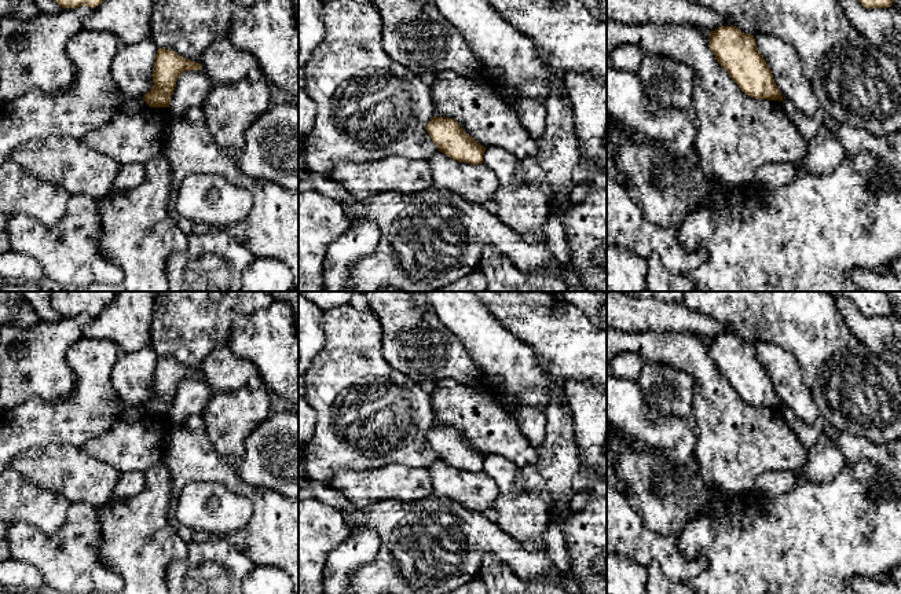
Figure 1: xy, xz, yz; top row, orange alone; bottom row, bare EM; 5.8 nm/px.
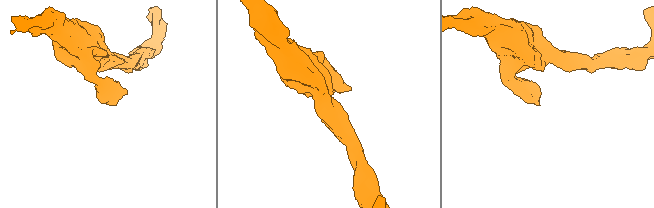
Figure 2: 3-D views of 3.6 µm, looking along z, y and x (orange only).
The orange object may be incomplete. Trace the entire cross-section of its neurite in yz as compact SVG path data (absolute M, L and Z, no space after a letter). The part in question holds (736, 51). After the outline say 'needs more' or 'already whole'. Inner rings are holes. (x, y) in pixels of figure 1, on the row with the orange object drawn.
M721 26L708 34L717 62L748 96L783 100L772 70L757 48L755 38L736 26Z | already whole

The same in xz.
M432 117L426 131L439 151L458 162L483 164L486 147L466 135L453 118Z | already whole

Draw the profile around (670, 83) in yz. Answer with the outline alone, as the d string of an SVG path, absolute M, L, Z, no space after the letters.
M645 54L636 74L658 104L682 111L692 109L695 73L691 66L660 54Z

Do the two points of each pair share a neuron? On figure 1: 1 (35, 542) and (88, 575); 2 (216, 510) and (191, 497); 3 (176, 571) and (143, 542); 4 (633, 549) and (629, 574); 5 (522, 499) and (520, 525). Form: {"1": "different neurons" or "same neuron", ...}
{"1": "same neuron", "2": "same neuron", "3": "different neurons", "4": "different neurons", "5": "same neuron"}

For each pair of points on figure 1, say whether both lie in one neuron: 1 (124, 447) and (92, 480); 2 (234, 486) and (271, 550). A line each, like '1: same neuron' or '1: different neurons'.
1: different neurons
2: same neuron

